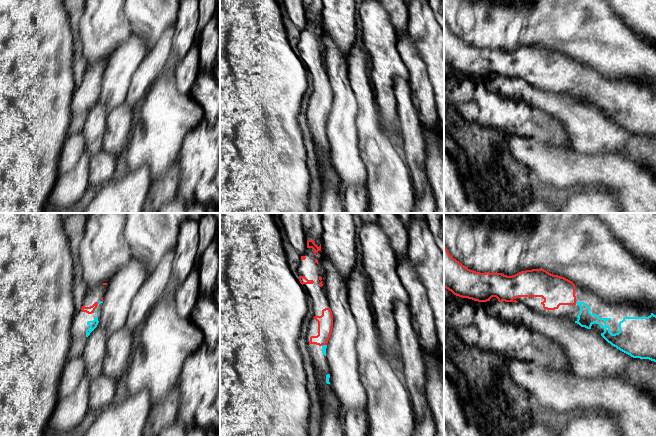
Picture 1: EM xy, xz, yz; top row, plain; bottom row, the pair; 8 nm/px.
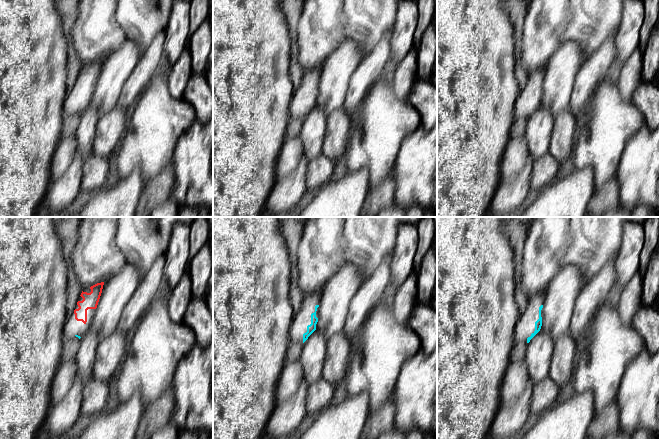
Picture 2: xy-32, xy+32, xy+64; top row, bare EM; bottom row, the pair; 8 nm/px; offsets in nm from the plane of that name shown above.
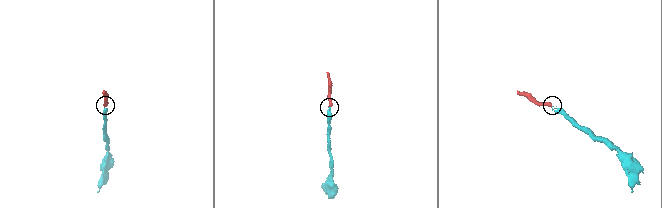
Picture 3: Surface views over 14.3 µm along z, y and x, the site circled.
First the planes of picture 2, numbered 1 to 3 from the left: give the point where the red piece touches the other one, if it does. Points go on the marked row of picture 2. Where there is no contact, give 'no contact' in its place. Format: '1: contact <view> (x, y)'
1: no contact
2: no contact
3: no contact

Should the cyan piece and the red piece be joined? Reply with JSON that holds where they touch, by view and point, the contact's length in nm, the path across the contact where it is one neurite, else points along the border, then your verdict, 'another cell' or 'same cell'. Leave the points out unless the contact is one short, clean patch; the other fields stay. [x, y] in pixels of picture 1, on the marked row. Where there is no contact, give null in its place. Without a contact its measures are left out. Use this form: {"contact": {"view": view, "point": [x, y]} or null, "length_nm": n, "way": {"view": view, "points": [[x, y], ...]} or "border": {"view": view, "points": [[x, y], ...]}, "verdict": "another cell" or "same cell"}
{"contact": {"view": "xz", "point": [323, 345]}, "length_nm": 50, "way": {"view": "xz", "points": [[324, 347], [323, 345], [325, 322]]}, "verdict": "same cell"}

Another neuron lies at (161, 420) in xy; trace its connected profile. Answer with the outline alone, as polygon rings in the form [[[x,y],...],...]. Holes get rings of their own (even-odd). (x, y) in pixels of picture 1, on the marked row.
[[[176,386],[158,404],[153,404],[147,418],[143,436],[157,437],[162,429],[177,421],[179,405],[180,393],[178,386]]]

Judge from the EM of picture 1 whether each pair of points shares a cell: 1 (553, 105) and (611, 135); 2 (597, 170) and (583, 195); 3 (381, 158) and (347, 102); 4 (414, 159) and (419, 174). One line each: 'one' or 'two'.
1: one
2: two
3: two
4: one

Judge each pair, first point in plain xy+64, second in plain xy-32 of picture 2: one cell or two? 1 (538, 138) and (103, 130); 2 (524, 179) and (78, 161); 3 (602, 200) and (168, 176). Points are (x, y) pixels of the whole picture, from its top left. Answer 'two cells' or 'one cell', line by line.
1: two cells
2: one cell
3: one cell

